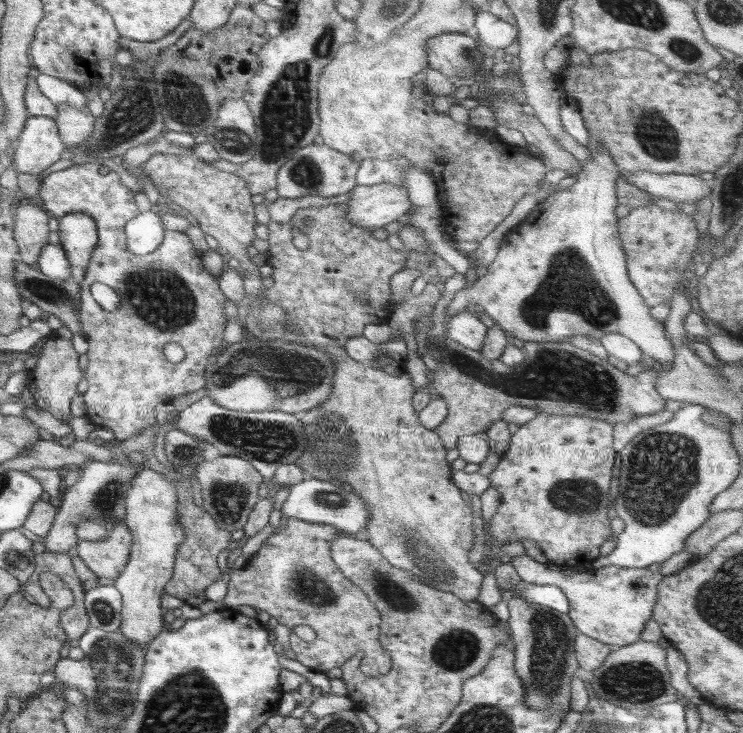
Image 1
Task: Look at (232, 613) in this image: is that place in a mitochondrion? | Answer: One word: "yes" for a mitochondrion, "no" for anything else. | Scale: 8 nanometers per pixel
no

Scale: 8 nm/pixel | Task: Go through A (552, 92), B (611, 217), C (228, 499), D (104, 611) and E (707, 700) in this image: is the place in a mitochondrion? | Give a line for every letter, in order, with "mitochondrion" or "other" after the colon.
A: other
B: other
C: mitochondrion
D: mitochondrion
E: other

